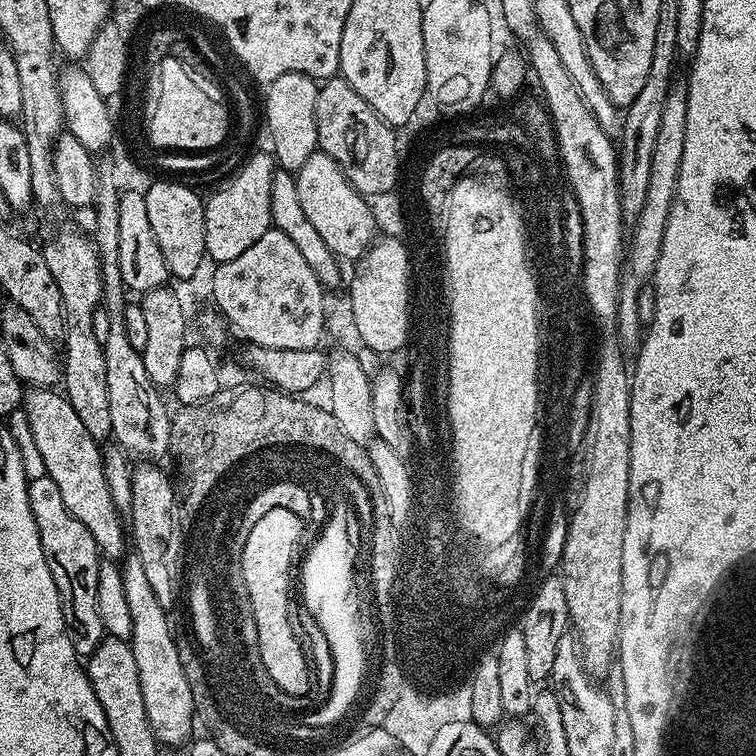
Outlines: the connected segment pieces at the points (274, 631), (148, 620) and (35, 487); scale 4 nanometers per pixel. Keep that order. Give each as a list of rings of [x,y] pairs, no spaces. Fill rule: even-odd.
[[[269,510],[268,516],[263,516],[260,521],[254,526],[254,530],[250,530],[250,538],[248,539],[248,552],[242,553],[242,565],[244,566],[244,576],[248,576],[248,592],[252,592],[252,608],[256,608],[256,624],[260,624],[260,652],[264,652],[264,664],[268,664],[268,672],[272,672],[272,679],[277,681],[280,686],[287,689],[287,692],[304,692],[306,688],[306,672],[304,672],[304,684],[300,682],[300,660],[298,652],[292,650],[294,648],[294,637],[298,634],[297,625],[294,623],[294,616],[292,620],[292,592],[294,596],[294,564],[292,568],[292,559],[296,556],[296,547],[300,544],[300,535],[304,532],[305,521],[298,514],[294,514],[290,510]]]
[[[135,554],[123,557],[122,586],[126,586],[126,602],[130,605],[130,643],[134,650],[134,663],[138,666],[138,682],[142,682],[142,702],[146,702],[146,718],[161,745],[168,747],[169,744],[169,749],[175,750],[189,743],[196,715],[195,702],[192,701],[184,669],[186,660],[185,657],[180,657],[180,648],[172,637],[172,628],[168,625],[169,613],[160,605],[150,581],[146,579],[142,558]]]
[[[44,475],[42,478],[34,478],[33,480],[29,480],[28,497],[30,498],[30,510],[34,514],[34,522],[38,526],[38,538],[42,542],[42,554],[46,554],[46,566],[50,566],[50,574],[54,574],[54,586],[62,588],[62,590],[58,590],[58,594],[64,594],[64,597],[62,598],[66,598],[66,606],[62,606],[62,608],[72,610],[72,612],[74,612],[74,616],[78,614],[78,616],[80,616],[86,624],[90,624],[90,626],[76,626],[76,630],[78,630],[78,632],[68,634],[69,638],[76,638],[76,640],[78,640],[78,644],[72,644],[73,646],[78,646],[76,655],[81,658],[87,658],[94,654],[94,650],[98,650],[98,646],[101,642],[103,642],[106,635],[102,624],[102,614],[94,616],[94,610],[92,610],[92,606],[98,606],[98,566],[100,565],[100,561],[102,559],[100,555],[100,547],[98,547],[94,542],[94,538],[91,536],[90,530],[86,530],[86,526],[82,526],[82,522],[78,522],[78,518],[74,518],[74,514],[70,514],[70,510],[66,510],[66,502],[62,502],[62,493],[58,490],[58,482],[54,482],[54,478]]]

